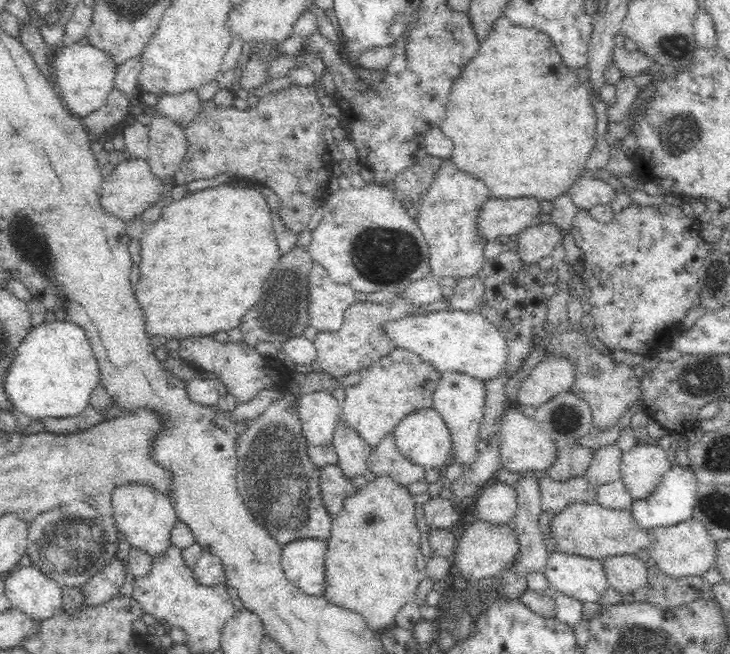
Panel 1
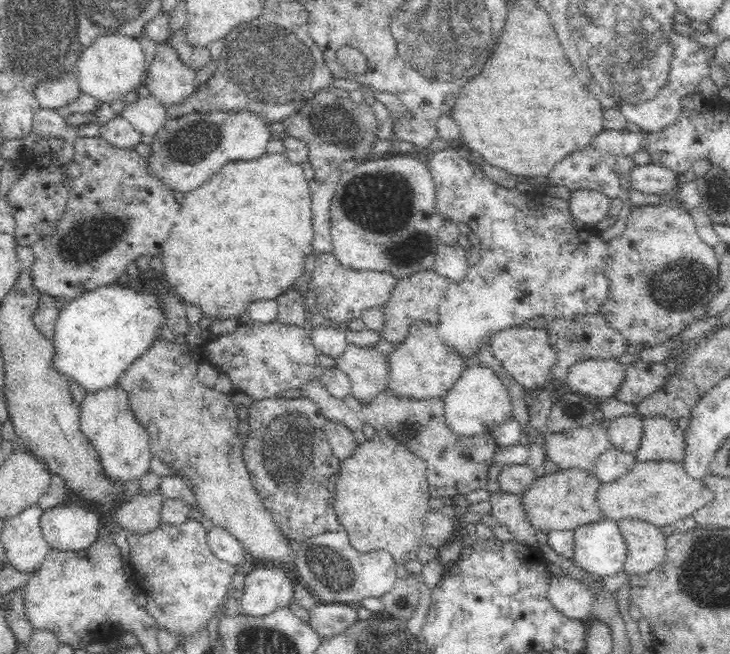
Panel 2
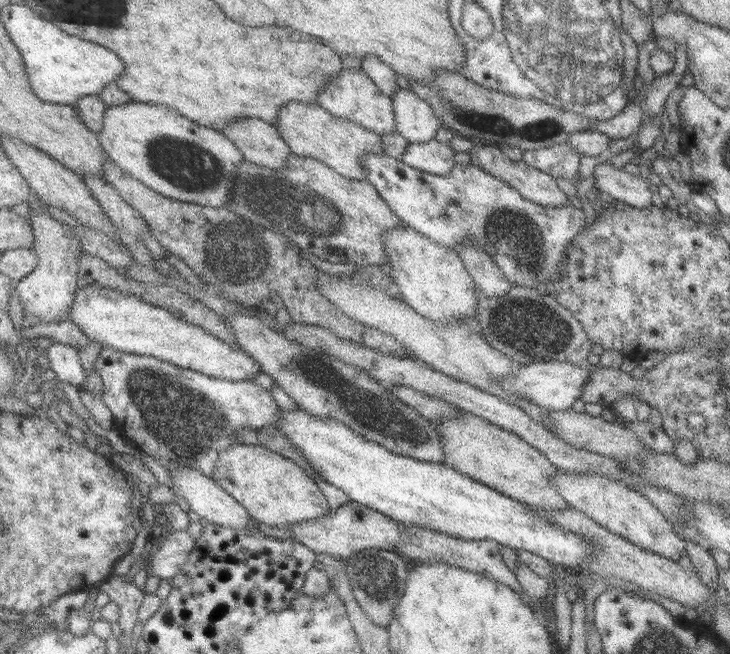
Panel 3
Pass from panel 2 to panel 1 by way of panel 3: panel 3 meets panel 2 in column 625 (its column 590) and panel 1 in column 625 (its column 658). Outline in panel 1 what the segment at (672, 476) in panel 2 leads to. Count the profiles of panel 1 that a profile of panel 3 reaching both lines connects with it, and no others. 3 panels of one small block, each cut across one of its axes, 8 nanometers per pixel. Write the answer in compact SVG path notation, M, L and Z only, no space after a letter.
M596 502L569 504L554 515L549 533L555 542L556 551L588 556L594 560L602 560L608 556L636 554L654 542L652 534L638 526L630 508L623 510L604 508Z

